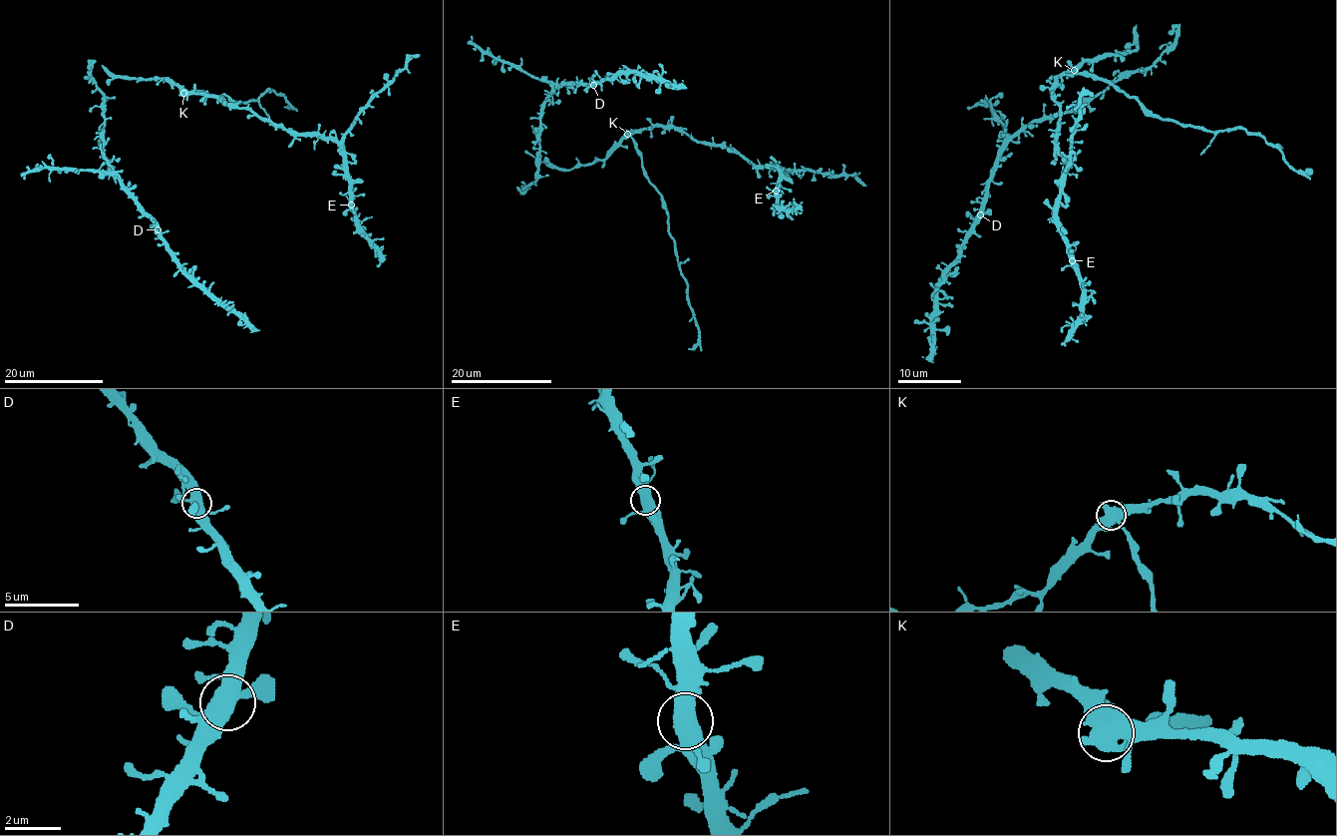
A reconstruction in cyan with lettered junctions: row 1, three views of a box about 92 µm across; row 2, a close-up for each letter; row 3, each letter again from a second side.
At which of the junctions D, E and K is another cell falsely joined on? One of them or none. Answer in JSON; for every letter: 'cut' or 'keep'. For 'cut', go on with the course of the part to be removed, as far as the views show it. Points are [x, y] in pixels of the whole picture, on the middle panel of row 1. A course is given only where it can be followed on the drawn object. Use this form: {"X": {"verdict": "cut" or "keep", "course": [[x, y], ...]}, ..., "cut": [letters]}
{"D": {"verdict": "keep"}, "E": {"verdict": "keep"}, "K": {"verdict": "cut", "course": [[627, 134], [647, 179], [661, 196], [681, 275], [688, 285], [687, 300], [699, 330], [698, 341], [688, 348]]}, "cut": ["K"]}

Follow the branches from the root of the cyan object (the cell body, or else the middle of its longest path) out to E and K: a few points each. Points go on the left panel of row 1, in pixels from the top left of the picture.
E: (133, 78), (165, 78), (187, 91), (251, 110), (288, 130), (331, 138), (342, 158), (351, 205)
K: (133, 78), (165, 78), (176, 84), (182, 93)

